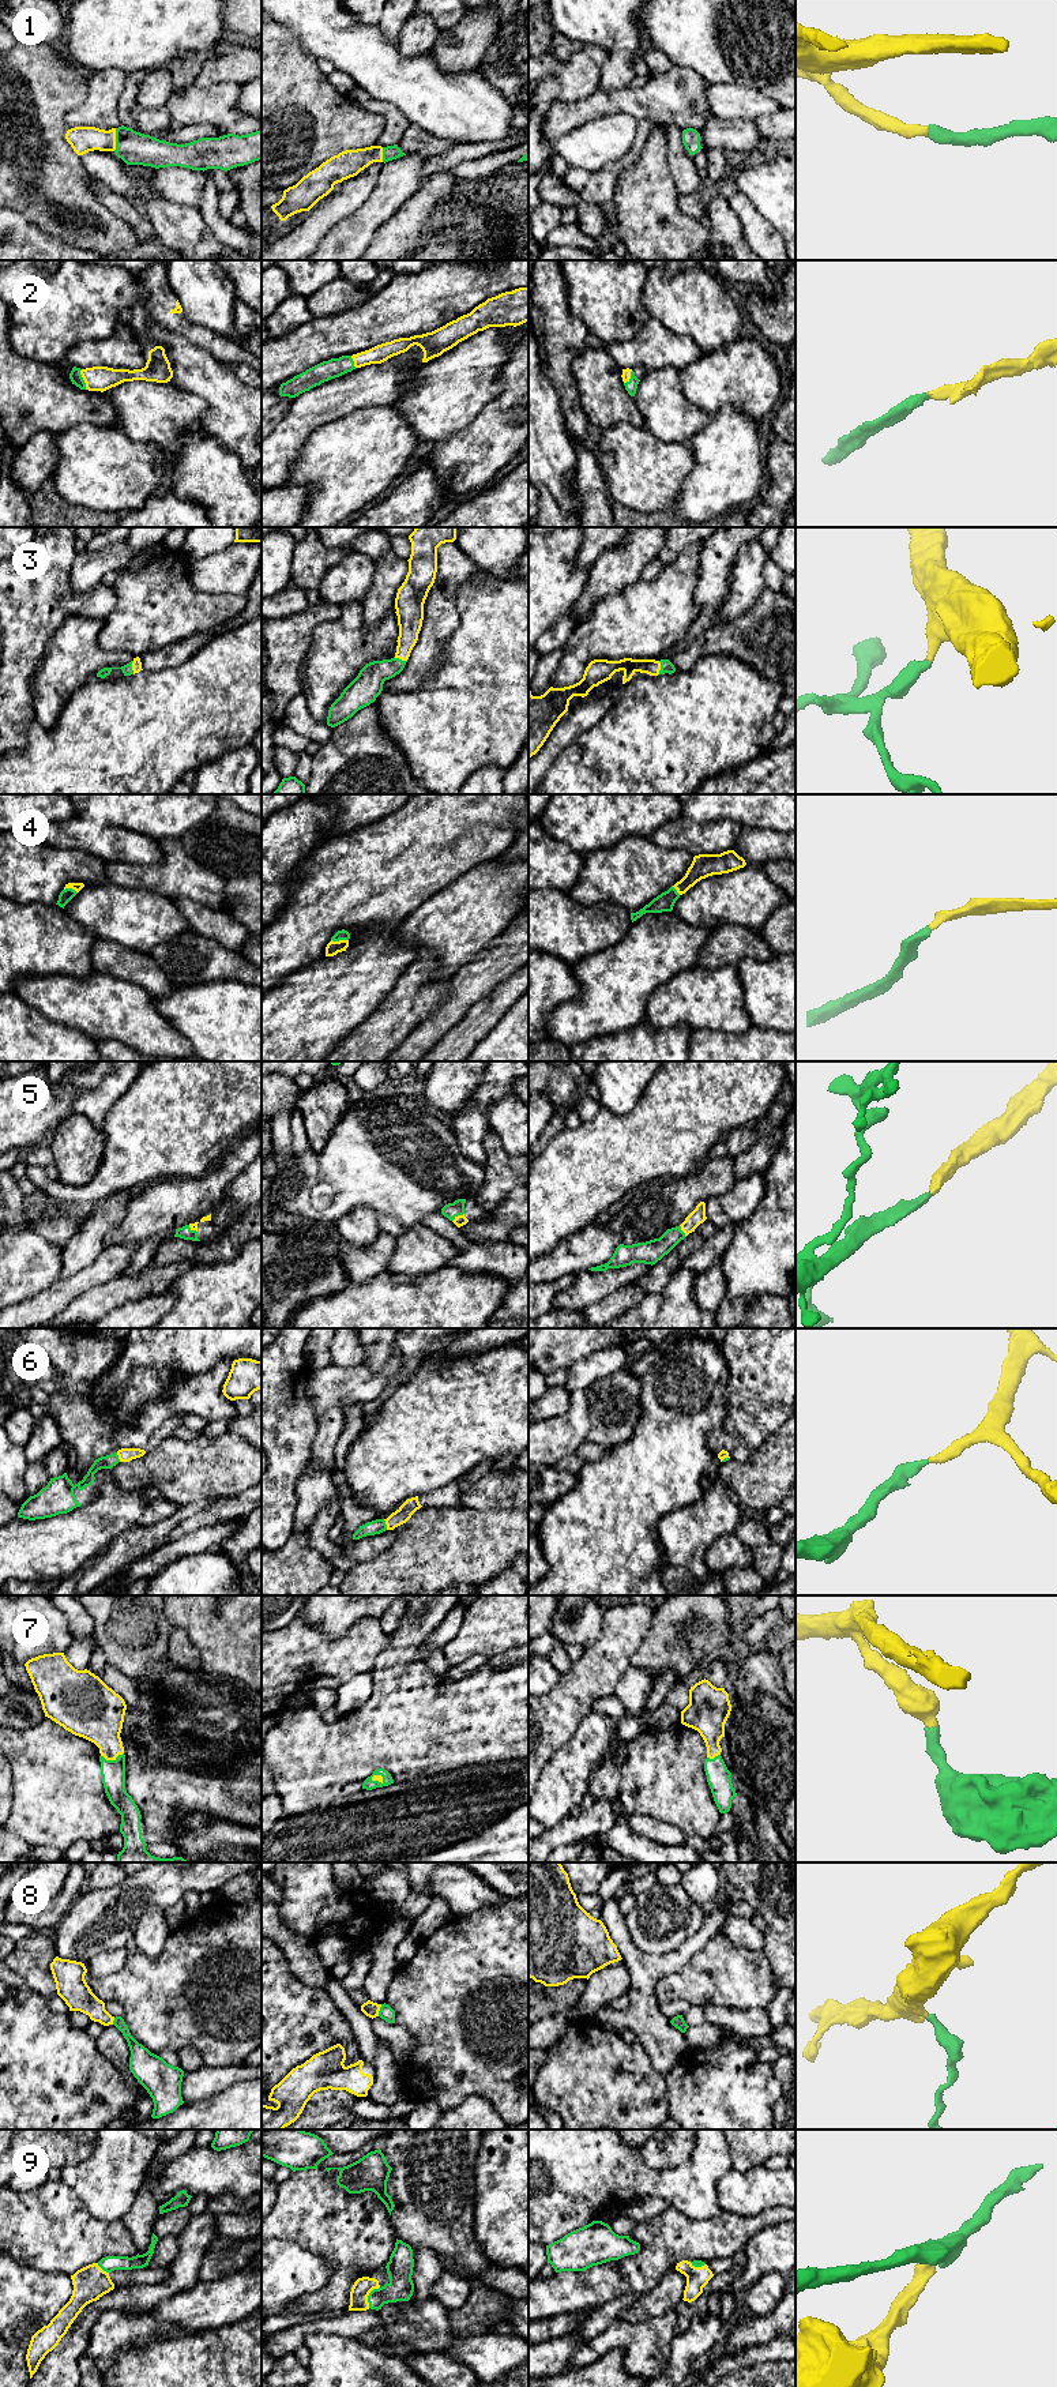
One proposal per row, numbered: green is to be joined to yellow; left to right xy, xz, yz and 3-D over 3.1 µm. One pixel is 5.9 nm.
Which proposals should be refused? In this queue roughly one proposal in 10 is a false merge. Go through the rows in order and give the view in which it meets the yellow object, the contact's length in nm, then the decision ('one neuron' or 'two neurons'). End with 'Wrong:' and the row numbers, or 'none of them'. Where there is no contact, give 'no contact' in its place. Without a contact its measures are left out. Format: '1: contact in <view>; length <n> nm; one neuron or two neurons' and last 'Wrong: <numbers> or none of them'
1: contact in xy; length 140 nm; one neuron
2: contact in xy; length 120 nm; one neuron
3: contact in xy; length 80 nm; one neuron
4: contact in xz; length 100 nm; one neuron
5: contact in xz; length 90 nm; one neuron
6: contact in xz; length 70 nm; one neuron
7: contact in xy; length 140 nm; one neuron
8: contact in xz; length 80 nm; one neuron
9: contact in xz; length 140 nm; one neuron
Wrong: none of them

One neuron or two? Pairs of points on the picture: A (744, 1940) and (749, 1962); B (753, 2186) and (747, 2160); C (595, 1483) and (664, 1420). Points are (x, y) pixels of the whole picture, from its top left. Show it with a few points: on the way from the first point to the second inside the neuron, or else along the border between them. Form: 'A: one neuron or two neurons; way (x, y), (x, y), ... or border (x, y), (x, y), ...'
A: two neurons; border (721, 1929), (743, 1948), (763, 1950)
B: two neurons; border (763, 2164), (744, 2171), (733, 2169)
C: one neuron; way (613, 1472), (647, 1438)

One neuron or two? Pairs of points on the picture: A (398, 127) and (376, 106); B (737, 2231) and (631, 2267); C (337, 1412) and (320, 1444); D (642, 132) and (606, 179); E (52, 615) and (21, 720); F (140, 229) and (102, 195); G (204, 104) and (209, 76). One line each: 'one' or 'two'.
A: one
B: one
C: one
D: one
E: one
F: one
G: two

